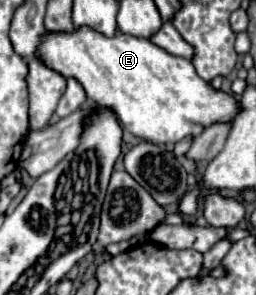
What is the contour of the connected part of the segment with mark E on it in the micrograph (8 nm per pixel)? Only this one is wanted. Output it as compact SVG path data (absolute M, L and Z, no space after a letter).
M80 27L68 35L46 33L40 43L38 55L44 59L48 67L62 73L64 77L78 79L88 99L96 101L102 107L112 109L118 115L118 121L124 129L128 129L132 135L154 145L178 143L184 137L198 137L212 123L232 123L240 111L240 103L234 99L234 95L222 89L214 89L210 83L198 77L190 59L168 55L162 47L154 45L148 39L136 39L120 31L114 37L104 37L92 31L90 27Z

